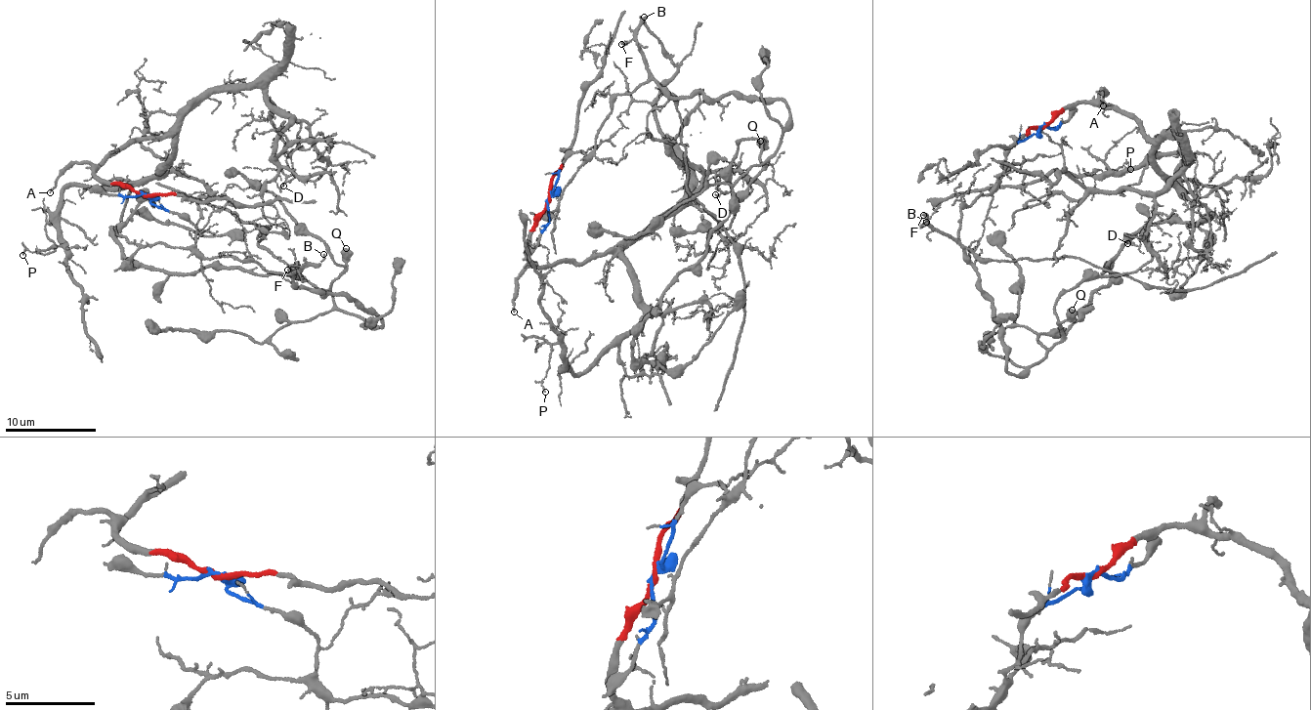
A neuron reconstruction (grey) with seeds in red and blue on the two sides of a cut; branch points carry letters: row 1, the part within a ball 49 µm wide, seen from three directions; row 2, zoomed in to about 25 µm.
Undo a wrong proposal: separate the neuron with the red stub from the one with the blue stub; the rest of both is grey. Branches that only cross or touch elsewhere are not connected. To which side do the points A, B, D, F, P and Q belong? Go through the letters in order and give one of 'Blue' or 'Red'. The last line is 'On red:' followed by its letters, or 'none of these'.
A: Red
B: Blue
D: Red
F: Blue
P: Red
Q: Blue
On red: A, D, P

